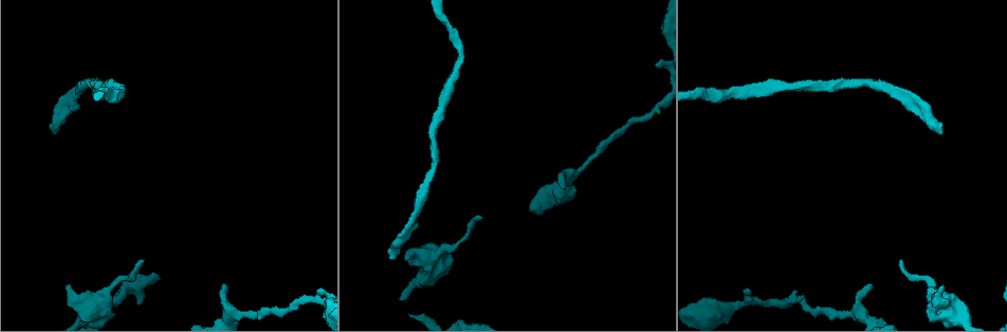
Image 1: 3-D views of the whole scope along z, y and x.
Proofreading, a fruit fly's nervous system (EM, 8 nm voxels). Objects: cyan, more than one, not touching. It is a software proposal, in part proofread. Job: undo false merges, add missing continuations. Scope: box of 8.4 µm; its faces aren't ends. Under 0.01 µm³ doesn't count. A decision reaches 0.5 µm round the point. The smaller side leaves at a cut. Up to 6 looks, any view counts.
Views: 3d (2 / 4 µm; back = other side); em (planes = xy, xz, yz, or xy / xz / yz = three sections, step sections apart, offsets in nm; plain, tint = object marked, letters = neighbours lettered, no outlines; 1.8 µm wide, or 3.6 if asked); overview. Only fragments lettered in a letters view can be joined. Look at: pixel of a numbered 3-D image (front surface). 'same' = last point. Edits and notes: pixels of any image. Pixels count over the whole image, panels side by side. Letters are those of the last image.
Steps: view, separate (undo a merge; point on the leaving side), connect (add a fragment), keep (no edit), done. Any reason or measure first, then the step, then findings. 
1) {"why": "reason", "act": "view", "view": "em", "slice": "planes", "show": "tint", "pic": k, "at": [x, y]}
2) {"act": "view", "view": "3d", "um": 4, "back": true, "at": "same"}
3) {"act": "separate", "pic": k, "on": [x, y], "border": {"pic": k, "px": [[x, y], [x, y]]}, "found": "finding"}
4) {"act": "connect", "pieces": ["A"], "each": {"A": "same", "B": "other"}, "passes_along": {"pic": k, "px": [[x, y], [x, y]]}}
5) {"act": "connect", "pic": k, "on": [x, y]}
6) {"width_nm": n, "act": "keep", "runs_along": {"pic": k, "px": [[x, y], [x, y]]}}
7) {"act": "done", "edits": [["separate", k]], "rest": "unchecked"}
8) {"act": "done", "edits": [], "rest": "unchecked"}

{"act": "view", "view": "em", "slice": "planes", "show": "letters", "pic": 1, "at": [566, 186]}

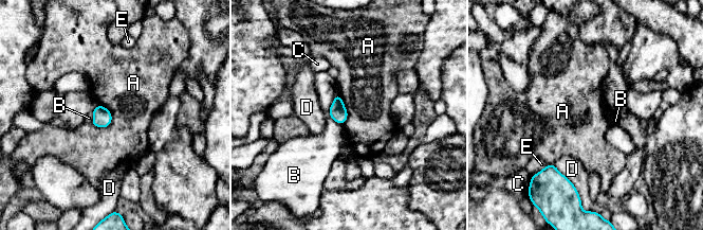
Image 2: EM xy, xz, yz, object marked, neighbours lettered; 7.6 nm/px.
{"width_nm": 140, "act": "keep", "each": {"A": "other", "B": "other", "C": "other", "D": "other", "E": "other"}, "border": {"pic": 2, "px": [[99, 104], [111, 116], [103, 128]]}, "found": "no lettered fragment goes on from it"}

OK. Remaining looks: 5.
{"why": "branch stops here", "act": "view", "view": "3d", "um": 4, "pic": 1, "at": [68, 286]}

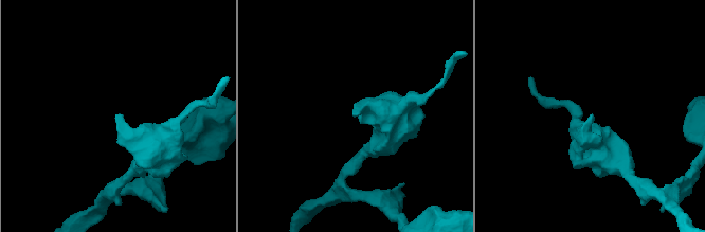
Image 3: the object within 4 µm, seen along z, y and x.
{"why": "now the EM", "act": "view", "view": "em", "slice": "yz", "step": 16, "show": "tint", "pic": 3, "at": [591, 115]}

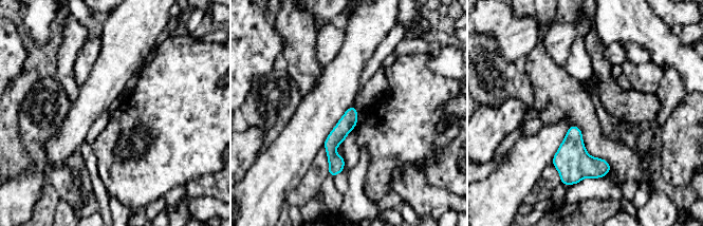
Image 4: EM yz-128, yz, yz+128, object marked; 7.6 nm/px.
{"act": "view", "view": "em", "slice": "planes", "show": "letters", "at": "same"}

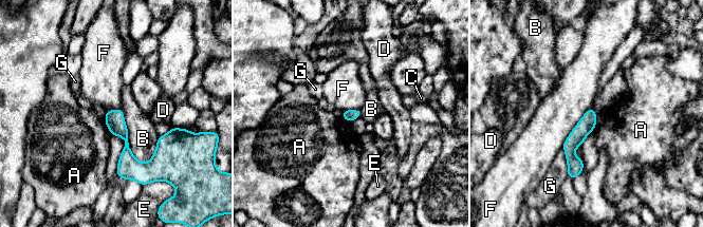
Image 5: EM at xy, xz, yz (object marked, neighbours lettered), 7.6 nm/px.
{"act": "keep", "each": {"A": "other", "B": "other", "C": "other", "D": "other", "E": "other", "F": "other", "G": "other"}, "found": "none of them fits"}

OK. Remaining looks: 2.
{"why": "free end", "act": "view", "view": "em", "slice": "planes", "show": "letters", "pic": 1, "at": [144, 261]}

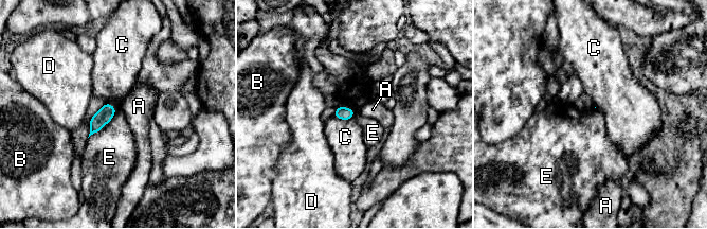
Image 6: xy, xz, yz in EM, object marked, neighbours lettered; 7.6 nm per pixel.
{"longest_contact_nm": ["E", 300], "act": "keep", "each": {"A": "other", "B": "other", "C": "other", "D": "other", "E": "other"}, "found": "no lettered fragment goes on from it"}

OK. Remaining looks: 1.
{"act": "done", "edits": [], "rest": "unchecked"}

